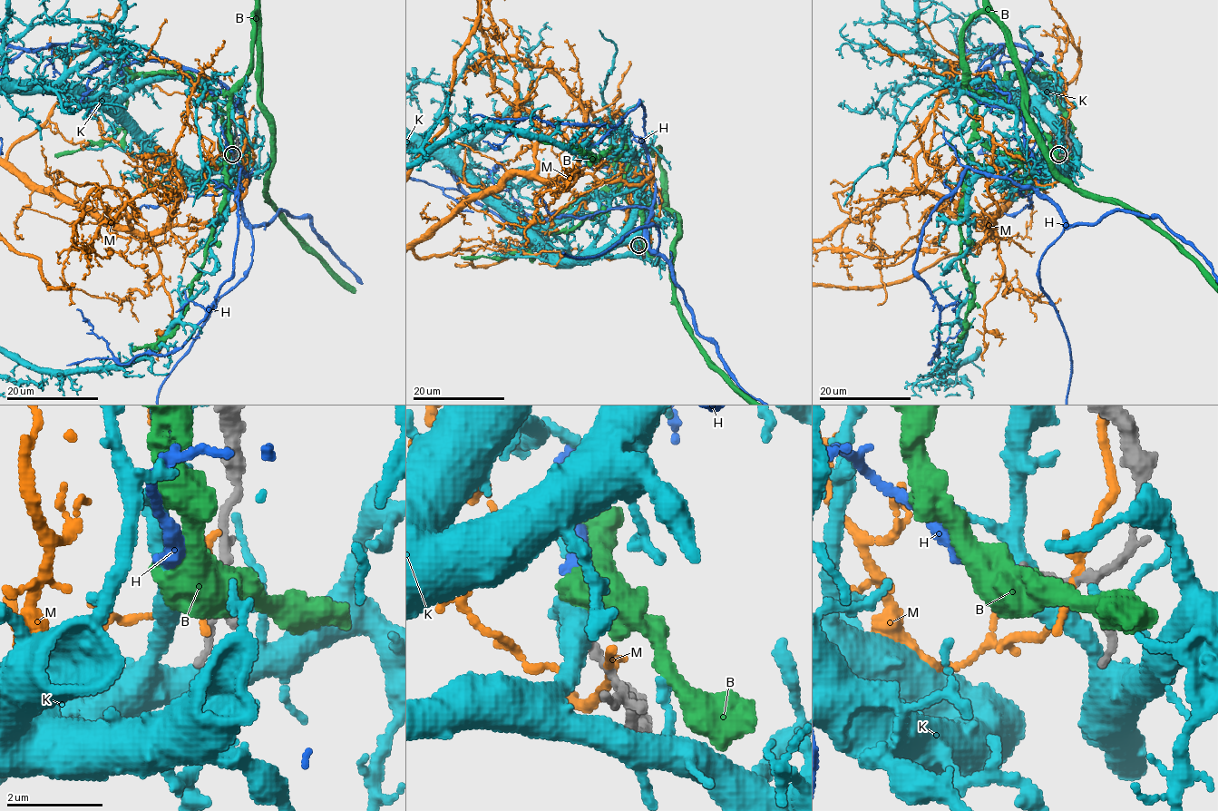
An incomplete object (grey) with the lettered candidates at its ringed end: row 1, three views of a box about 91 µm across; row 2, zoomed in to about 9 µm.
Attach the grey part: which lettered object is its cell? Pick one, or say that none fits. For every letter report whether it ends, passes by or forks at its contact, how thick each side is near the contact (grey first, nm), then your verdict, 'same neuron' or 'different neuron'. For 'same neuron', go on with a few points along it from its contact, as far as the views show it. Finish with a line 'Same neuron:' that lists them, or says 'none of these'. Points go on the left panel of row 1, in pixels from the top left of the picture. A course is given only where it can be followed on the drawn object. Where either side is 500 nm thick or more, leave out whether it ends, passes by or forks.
B: 240 nm thick on the grey side, 650 nm on the other; different neuron
H: it ends there; 240 nm thick on the grey side, 320 nm on the other; same neuron
K: 240 nm thick on the grey side, 500 nm on the other; different neuron
M: it passes by; 160 nm thick on the grey side, 160 nm on the other; different neuron
Same neuron: H

